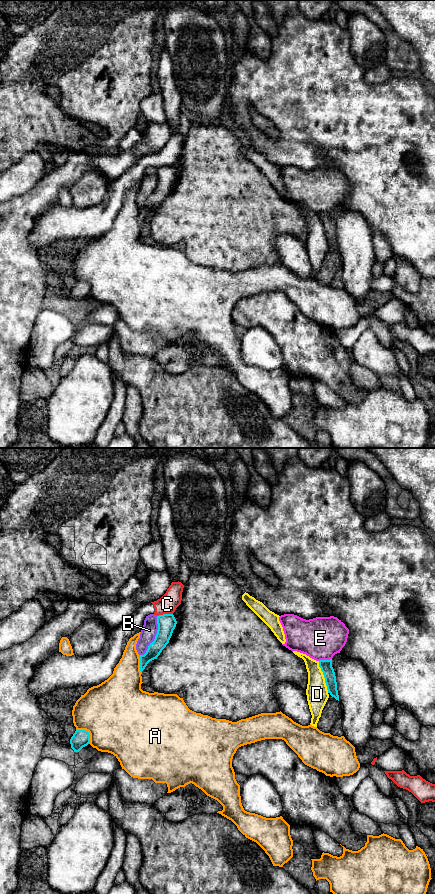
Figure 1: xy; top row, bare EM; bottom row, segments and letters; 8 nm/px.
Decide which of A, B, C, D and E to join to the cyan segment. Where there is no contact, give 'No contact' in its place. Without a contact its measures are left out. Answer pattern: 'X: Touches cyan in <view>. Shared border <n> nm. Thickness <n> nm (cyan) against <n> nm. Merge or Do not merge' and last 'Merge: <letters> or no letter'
A: Touches cyan in xy. Shared border 170 nm. Thickness 140 nm (cyan) against 500 nm. Do not merge
B: Touches cyan in xy. Shared border 360 nm. Thickness 140 nm (cyan) against 130 nm. Do not merge
C: Touches cyan in xy. Shared border 130 nm. Thickness 140 nm (cyan) against 160 nm. Do not merge
D: Touches cyan in xy. Shared border 260 nm. Thickness 100 nm (cyan) against 180 nm. Do not merge
E: Touches cyan in xy. Shared border 110 nm. Thickness 100 nm (cyan) against 340 nm. Do not merge
Merge: no letter

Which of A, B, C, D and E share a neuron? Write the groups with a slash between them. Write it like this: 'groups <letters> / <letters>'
groups A / B / C / D / E

